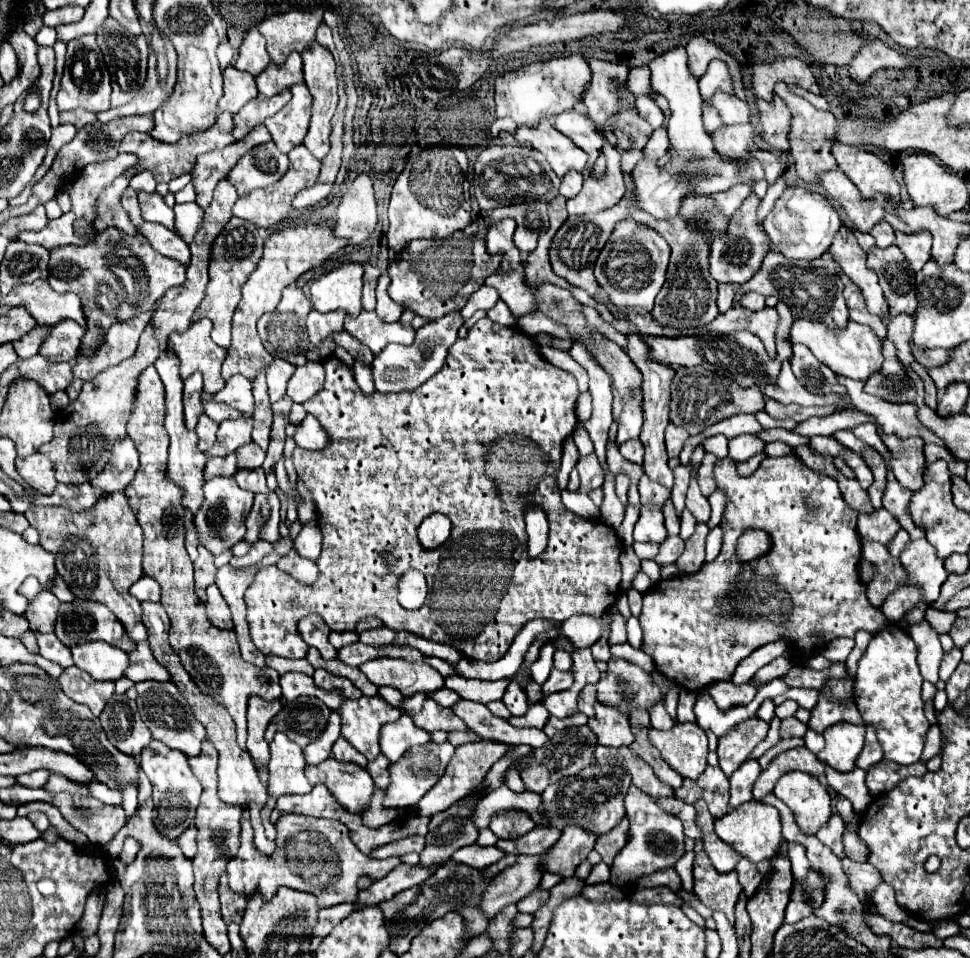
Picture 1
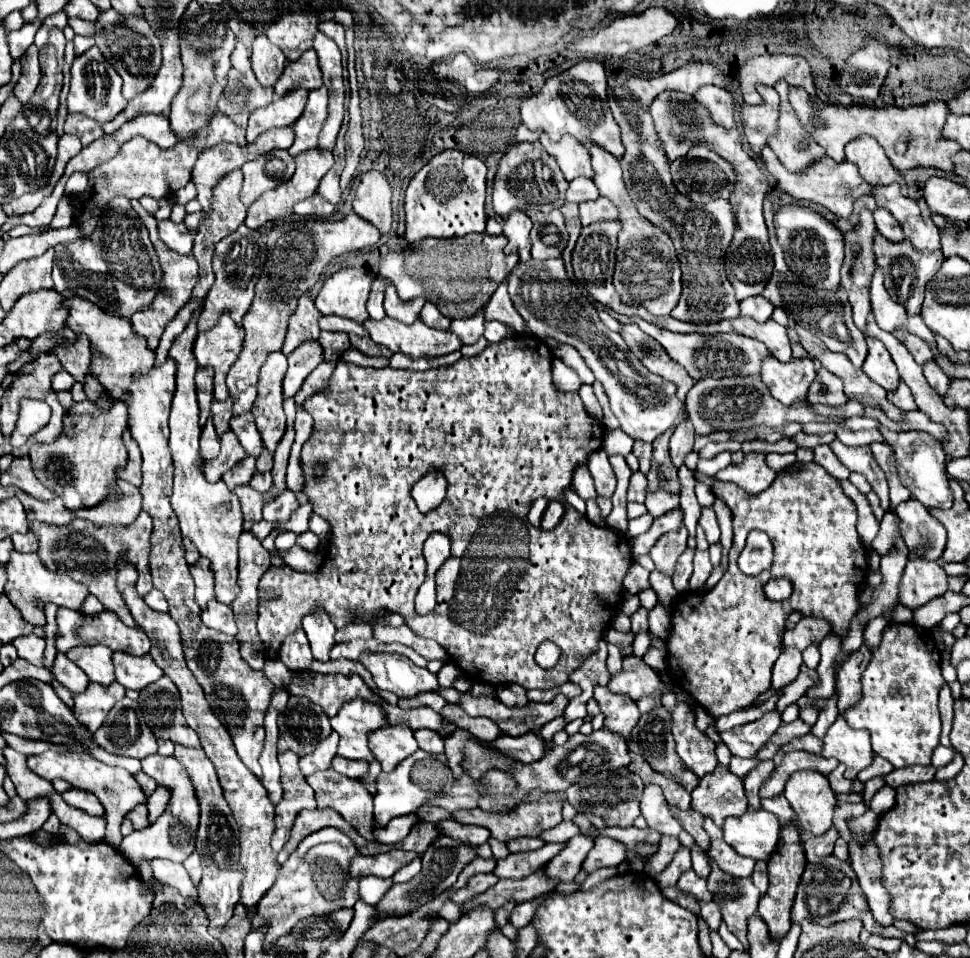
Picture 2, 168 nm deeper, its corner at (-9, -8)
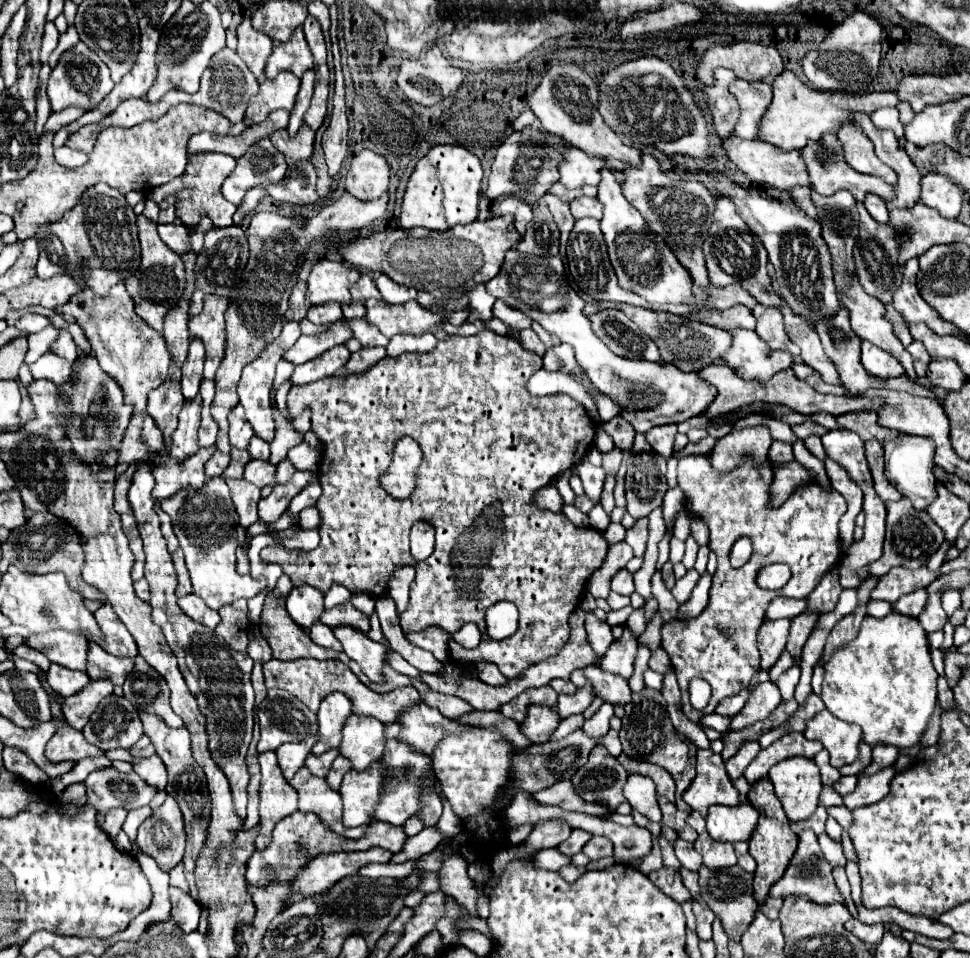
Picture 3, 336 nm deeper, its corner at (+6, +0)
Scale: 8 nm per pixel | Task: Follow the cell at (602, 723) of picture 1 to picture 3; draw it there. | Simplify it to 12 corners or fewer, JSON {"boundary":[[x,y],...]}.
{"boundary":[[580,668],[570,680],[592,684],[594,696],[610,704],[628,704],[628,682],[600,668]]}

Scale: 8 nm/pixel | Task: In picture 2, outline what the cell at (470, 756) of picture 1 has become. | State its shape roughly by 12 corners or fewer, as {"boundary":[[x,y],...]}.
{"boundary":[[537,732],[499,736],[493,748],[519,760],[537,762],[547,742]]}

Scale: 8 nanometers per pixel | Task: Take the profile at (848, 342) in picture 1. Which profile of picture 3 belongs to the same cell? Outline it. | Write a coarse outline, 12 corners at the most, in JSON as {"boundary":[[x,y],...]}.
{"boundary":[[862,342],[860,362],[868,374],[888,380],[904,368],[888,352]]}

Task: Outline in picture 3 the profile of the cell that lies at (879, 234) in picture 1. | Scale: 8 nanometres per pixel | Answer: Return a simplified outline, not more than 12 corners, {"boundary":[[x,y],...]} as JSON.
{"boundary":[[868,194],[866,210],[876,222],[888,224],[886,202]]}

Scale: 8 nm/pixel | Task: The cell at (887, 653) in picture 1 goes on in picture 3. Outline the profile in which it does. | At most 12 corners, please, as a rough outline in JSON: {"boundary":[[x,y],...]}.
{"boundary":[[866,616],[822,700],[866,744],[920,744],[938,674],[926,632]]}

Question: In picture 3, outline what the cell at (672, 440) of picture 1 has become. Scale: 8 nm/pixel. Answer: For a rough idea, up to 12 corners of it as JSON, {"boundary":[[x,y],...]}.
{"boundary":[[676,424],[646,432],[650,446],[664,458],[674,454]]}

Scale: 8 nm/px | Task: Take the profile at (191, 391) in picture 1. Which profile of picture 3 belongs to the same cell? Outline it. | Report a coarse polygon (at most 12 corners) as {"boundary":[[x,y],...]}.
{"boundary":[[196,338],[182,366],[182,394],[194,400],[202,382],[204,346]]}

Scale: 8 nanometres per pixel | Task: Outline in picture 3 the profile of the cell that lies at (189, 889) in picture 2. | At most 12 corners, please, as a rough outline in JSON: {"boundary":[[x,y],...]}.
{"boundary":[[170,886],[174,922],[196,930],[200,906],[180,888]]}

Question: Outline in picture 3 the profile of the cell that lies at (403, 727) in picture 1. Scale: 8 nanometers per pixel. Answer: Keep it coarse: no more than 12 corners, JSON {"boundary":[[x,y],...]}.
{"boundary":[[352,714],[338,750],[356,770],[384,754],[384,724]]}

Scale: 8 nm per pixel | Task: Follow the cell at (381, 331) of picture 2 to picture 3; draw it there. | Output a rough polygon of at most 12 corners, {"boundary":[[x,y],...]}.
{"boundary":[[366,300],[366,320],[384,336],[442,330],[444,316],[416,300]]}

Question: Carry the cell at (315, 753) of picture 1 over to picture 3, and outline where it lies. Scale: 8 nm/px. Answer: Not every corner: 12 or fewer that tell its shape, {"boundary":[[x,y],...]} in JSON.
{"boundary":[[318,736],[282,744],[276,750],[280,770],[290,780],[304,766]]}

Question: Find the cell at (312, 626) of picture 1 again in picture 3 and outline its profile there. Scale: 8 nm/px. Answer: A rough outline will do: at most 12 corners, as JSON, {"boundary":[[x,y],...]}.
{"boundary":[[298,586],[286,610],[304,632],[324,612],[324,596],[312,586]]}

